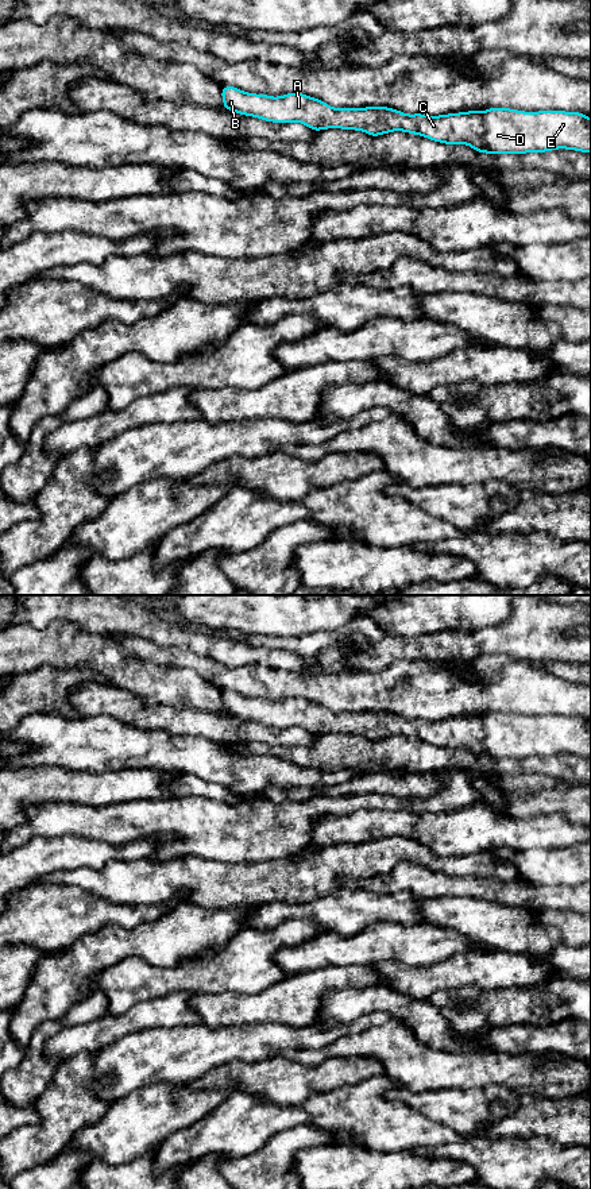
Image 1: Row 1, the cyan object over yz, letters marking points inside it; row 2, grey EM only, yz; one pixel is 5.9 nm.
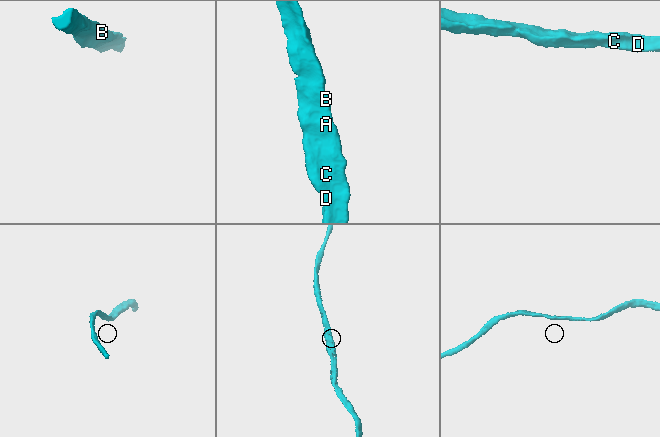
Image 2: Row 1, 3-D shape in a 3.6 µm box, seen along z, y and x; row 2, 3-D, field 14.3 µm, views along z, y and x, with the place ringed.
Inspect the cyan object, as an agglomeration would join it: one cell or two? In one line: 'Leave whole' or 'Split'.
Leave whole

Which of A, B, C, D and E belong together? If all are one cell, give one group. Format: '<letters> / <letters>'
A B C D E

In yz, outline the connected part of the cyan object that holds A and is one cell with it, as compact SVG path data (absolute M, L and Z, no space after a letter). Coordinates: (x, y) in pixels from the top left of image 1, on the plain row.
M223 691L225 714L266 726L300 726L313 736L358 734L371 741L405 736L447 749L468 749L487 758L544 757L556 753L591 757L591 723L579 717L524 717L490 713L440 721L406 719L394 713L340 713L302 698L281 702Z

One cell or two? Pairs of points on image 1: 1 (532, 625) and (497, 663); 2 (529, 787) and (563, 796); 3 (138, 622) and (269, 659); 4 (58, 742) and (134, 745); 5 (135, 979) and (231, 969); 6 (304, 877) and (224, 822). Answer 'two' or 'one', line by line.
1: two
2: two
3: one
4: one
5: one
6: two

